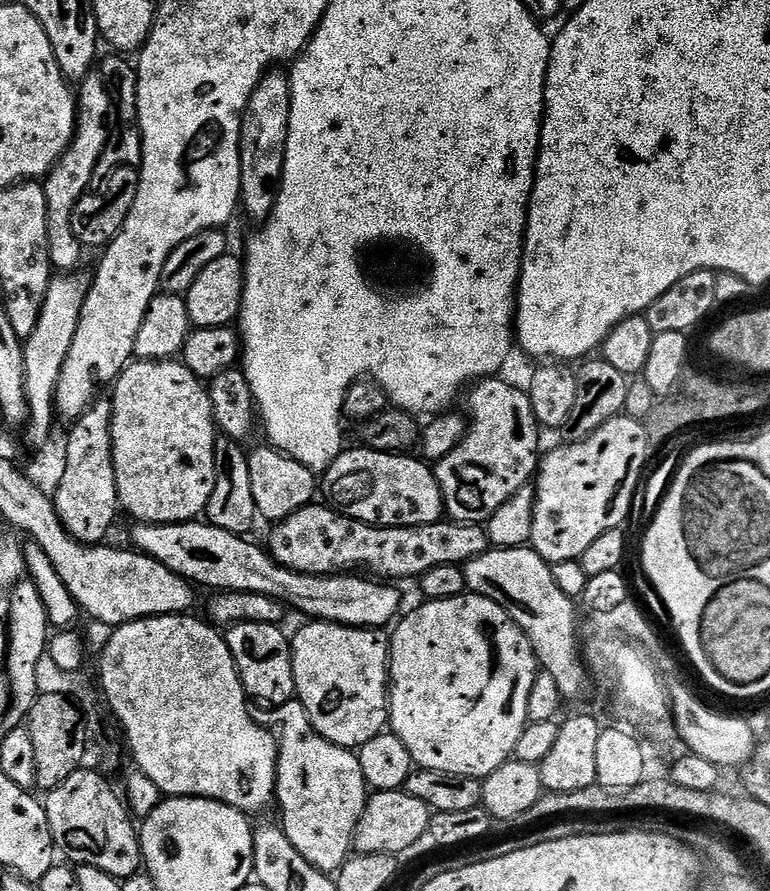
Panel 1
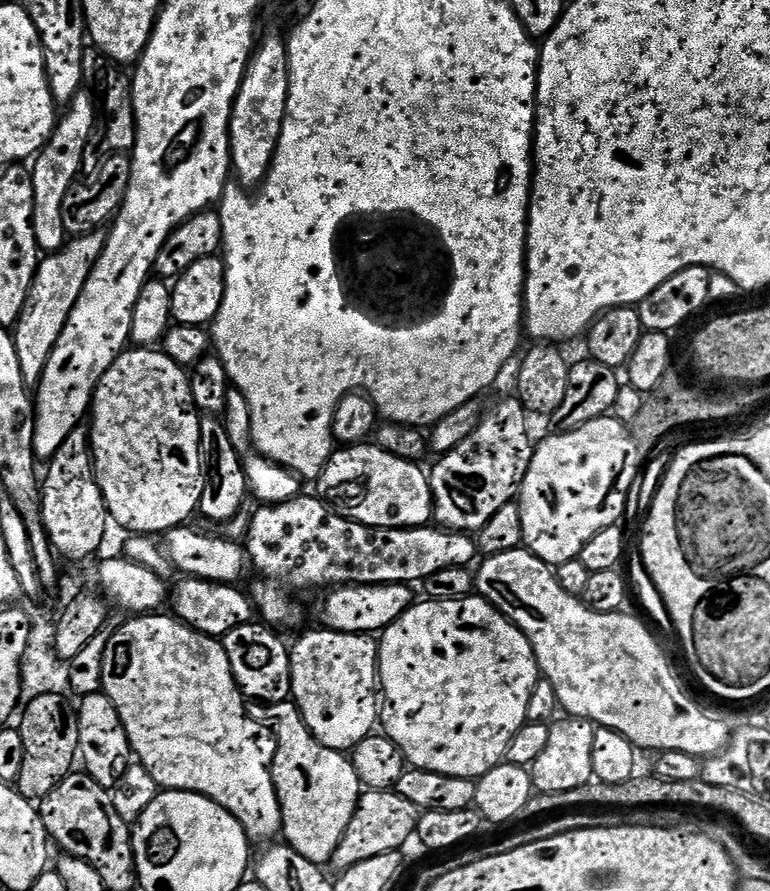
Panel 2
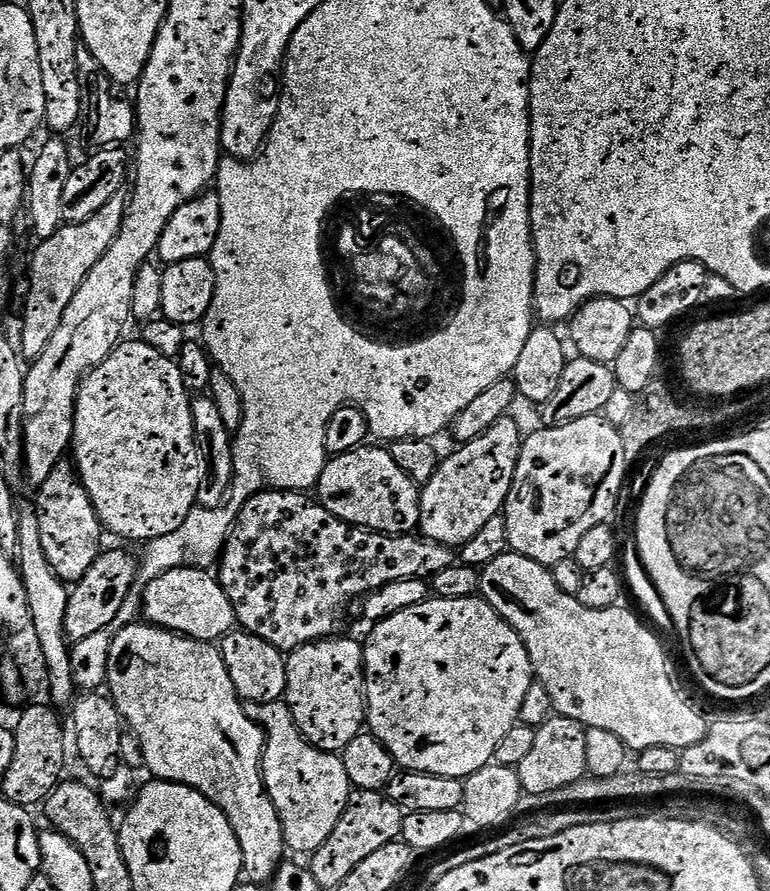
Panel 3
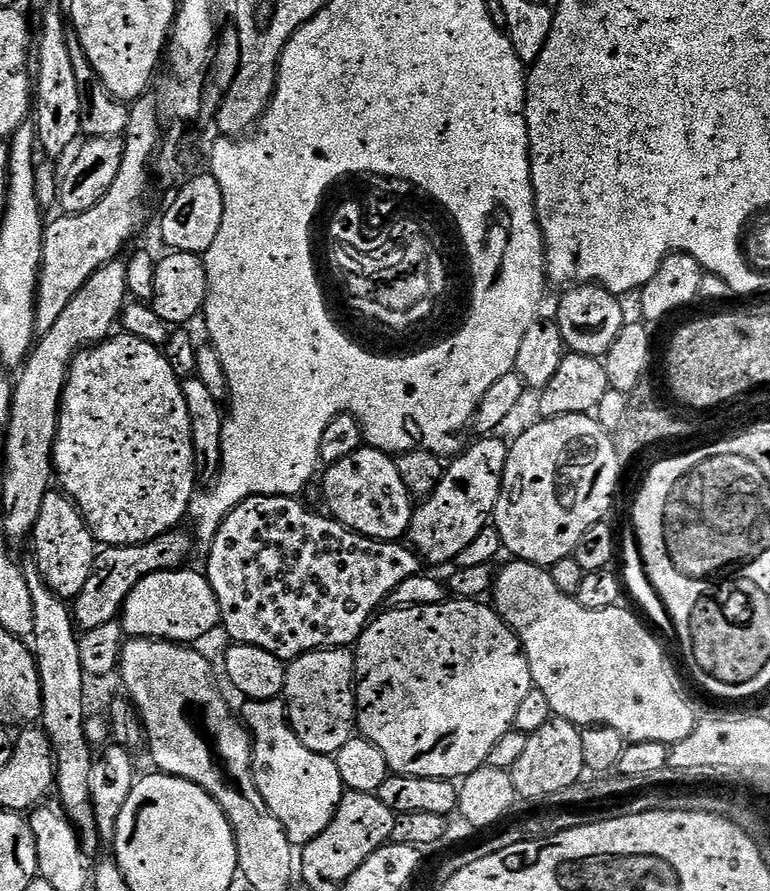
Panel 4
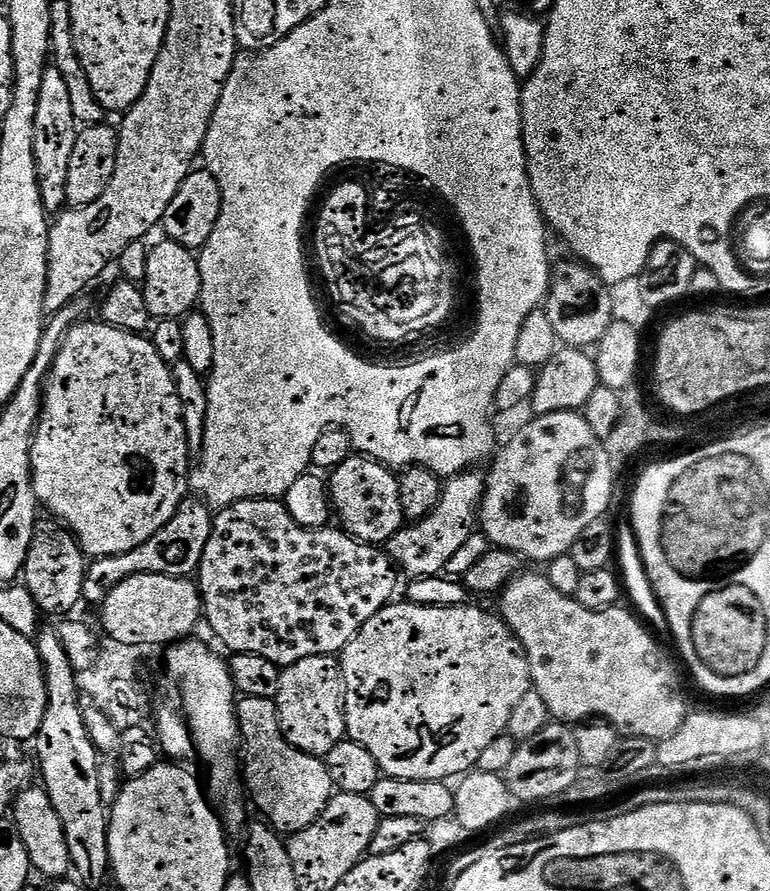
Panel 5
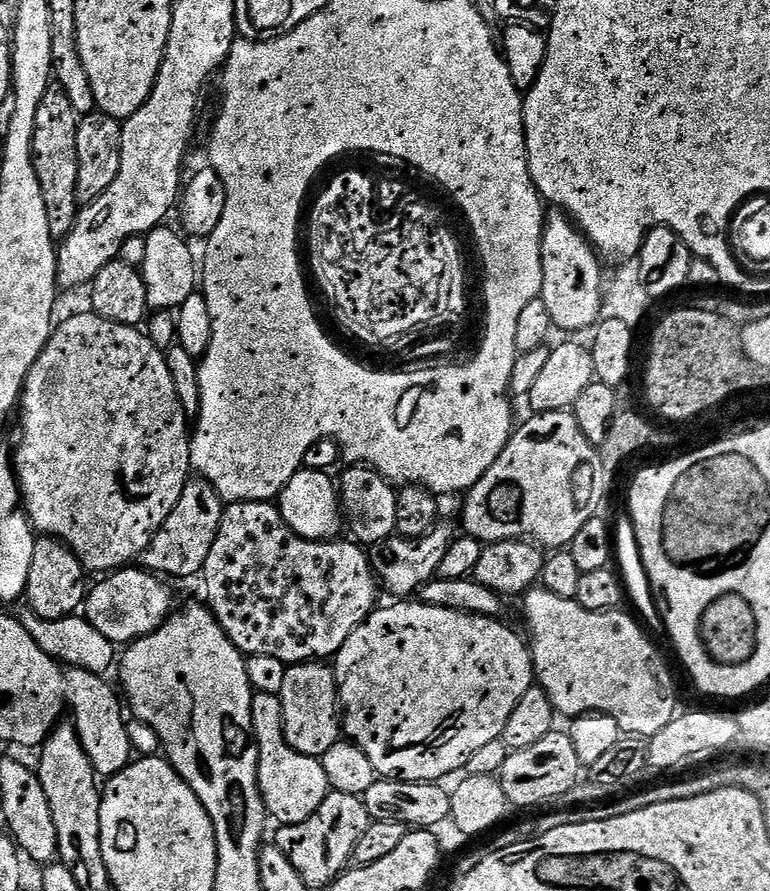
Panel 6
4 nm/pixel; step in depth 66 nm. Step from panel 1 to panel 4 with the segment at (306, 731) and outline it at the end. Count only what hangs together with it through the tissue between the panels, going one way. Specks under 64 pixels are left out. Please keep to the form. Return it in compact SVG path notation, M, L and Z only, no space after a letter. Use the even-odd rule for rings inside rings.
M279 699L248 700L243 723L254 741L252 776L266 806L282 822L294 846L310 843L334 818L345 794L342 774L338 774L335 759L314 750L306 750L288 722L285 705Z

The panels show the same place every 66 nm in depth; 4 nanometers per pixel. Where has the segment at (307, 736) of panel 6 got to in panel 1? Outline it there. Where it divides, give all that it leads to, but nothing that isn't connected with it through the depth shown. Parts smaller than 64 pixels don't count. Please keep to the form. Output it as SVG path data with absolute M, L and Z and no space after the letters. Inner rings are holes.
M308 622L304 629L295 637L291 637L292 665L294 666L294 682L296 683L296 696L300 705L306 710L314 730L322 734L330 742L343 748L359 750L370 738L381 735L390 724L390 640L383 631L374 628L347 628L345 624L326 624L323 622Z

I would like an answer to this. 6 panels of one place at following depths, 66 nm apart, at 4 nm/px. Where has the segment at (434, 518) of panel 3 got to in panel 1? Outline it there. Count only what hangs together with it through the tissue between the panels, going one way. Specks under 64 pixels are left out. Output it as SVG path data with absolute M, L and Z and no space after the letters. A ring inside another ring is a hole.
M485 378L471 385L472 393L468 396L468 412L470 423L464 441L449 454L445 460L435 465L435 478L440 484L444 497L444 512L458 524L483 525L522 487L535 477L542 459L540 448L541 425L536 422L532 397L523 387L515 388L501 378Z

